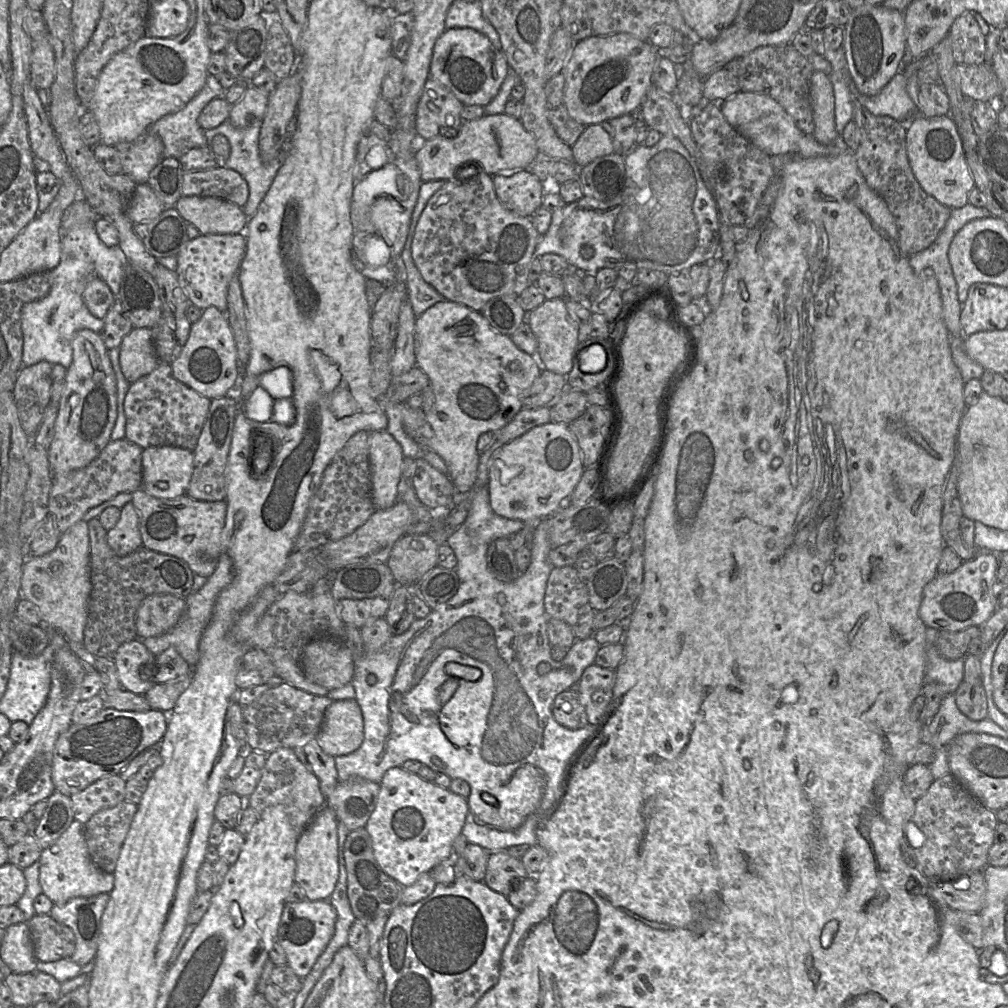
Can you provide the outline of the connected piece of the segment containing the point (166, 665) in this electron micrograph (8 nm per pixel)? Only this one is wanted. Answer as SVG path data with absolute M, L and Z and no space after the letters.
M169 647L155 657L156 664L140 667L143 679L151 679L155 684L173 681L178 677L191 674L193 668L179 655L174 647Z

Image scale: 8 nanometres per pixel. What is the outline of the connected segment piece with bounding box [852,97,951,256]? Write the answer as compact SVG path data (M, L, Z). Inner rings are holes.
M853 97L852 105L853 121L861 134L860 144L853 152L858 169L868 187L886 202L893 215L902 252L907 256L919 253L936 240L950 217L951 209L923 191L916 180L907 157L907 125L888 116L871 114Z

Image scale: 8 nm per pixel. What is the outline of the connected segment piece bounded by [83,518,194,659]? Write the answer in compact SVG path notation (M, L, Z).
M98 518L88 521L88 531L92 589L83 644L94 655L114 659L122 644L138 638L135 621L142 601L153 594L186 598L192 593L194 573L184 560L146 547L124 557L116 555L107 542L107 530Z

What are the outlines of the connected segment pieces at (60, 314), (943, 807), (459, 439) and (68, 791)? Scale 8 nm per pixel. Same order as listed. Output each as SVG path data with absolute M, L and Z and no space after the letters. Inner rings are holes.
M95 226L63 230L61 259L49 273L51 288L48 295L41 300L26 303L21 309L23 367L47 361L68 369L73 360L74 334L82 329L89 329L95 333L101 333L104 329L104 320L93 316L83 301L82 294L87 282L92 277L99 277L116 297L120 291L123 269L128 262L119 245L109 247L100 240Z
M949 773L934 780L925 795L916 800L914 814L904 826L904 838L920 872L930 881L949 881L970 872L984 871L988 865L989 849L995 842L998 822L1001 821L996 812L984 806Z
M443 299L423 312L415 325L416 366L429 378L435 400L426 420L432 430L428 448L445 462L448 477L458 494L472 489L477 477L480 452L477 441L484 432L495 432L507 425L522 409L522 394L544 369L536 356L519 349L510 336L501 334L489 325L480 311L464 304Z
M110 707L82 724L72 724L55 744L52 764L55 790L71 797L103 777L120 775L141 752L159 747L167 726L168 714L161 710L135 712Z

